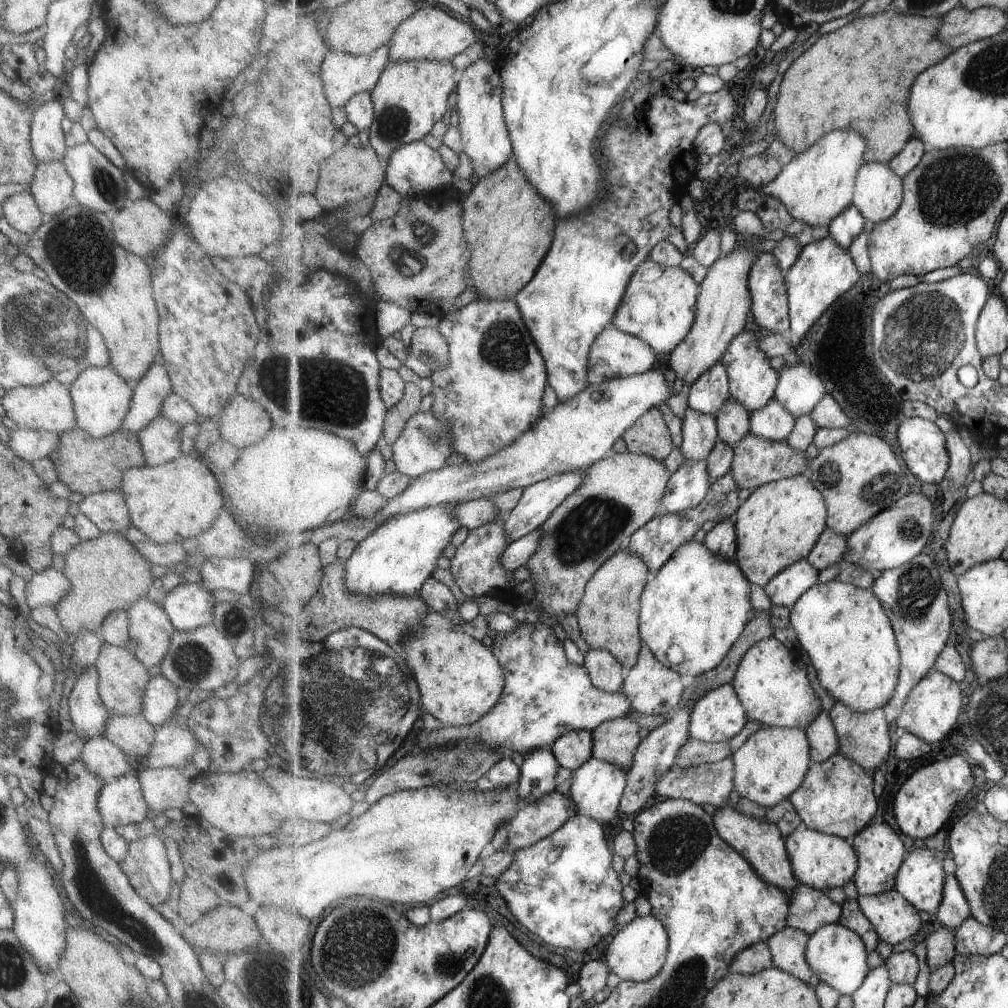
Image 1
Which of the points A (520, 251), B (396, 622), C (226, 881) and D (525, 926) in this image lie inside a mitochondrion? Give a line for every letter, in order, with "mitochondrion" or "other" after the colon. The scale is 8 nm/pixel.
A: other
B: mitochondrion
C: other
D: other

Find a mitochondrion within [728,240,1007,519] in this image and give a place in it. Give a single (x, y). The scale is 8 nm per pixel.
(926, 333)

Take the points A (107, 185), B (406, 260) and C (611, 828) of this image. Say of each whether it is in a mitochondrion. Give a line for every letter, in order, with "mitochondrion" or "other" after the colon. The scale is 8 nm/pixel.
A: mitochondrion
B: mitochondrion
C: other

